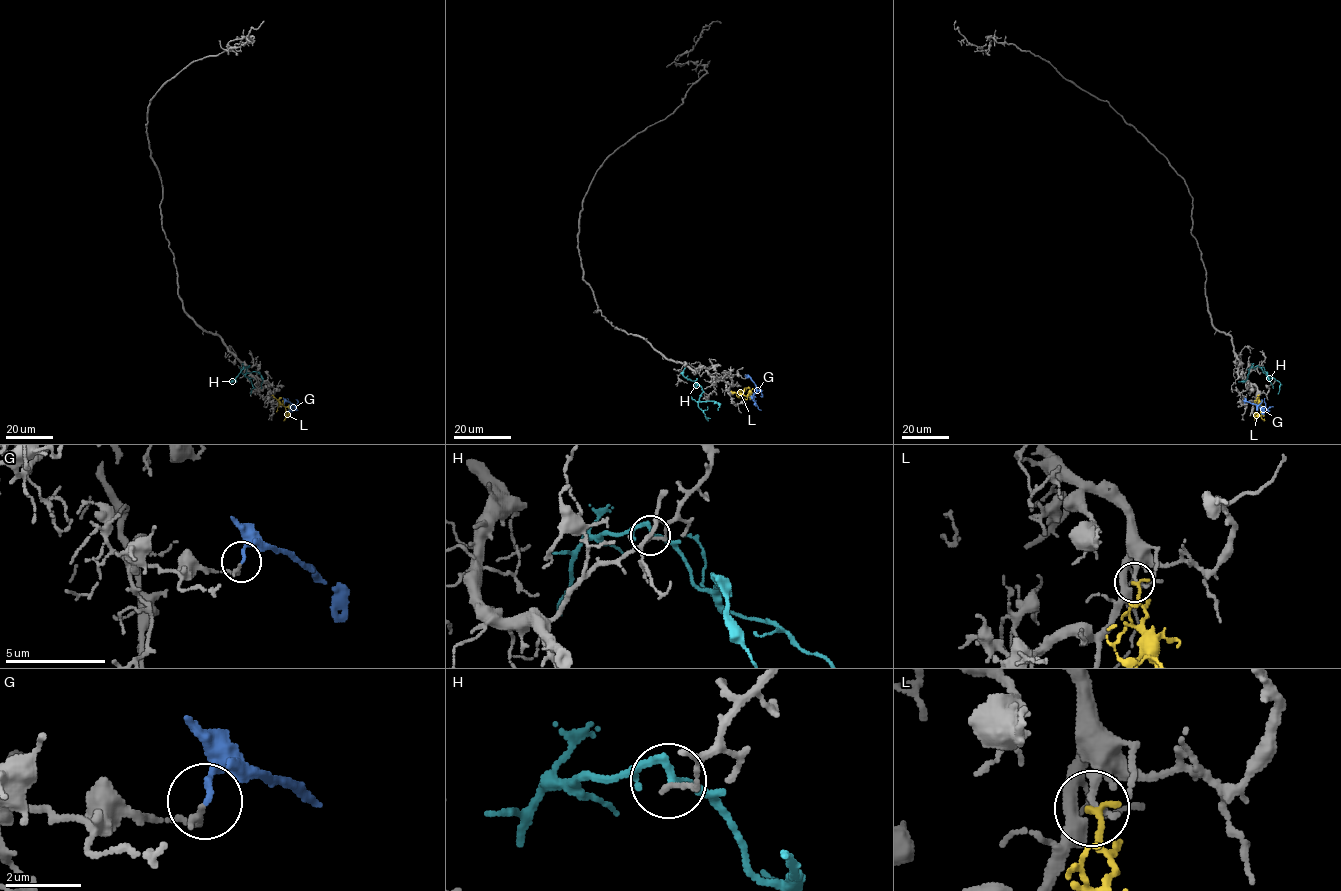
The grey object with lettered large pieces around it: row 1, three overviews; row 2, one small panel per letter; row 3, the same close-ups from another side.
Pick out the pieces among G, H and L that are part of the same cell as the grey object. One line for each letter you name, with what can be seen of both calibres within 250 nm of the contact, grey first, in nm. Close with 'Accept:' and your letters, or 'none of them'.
L: calibres 240 and 170 nm
Accept: L

